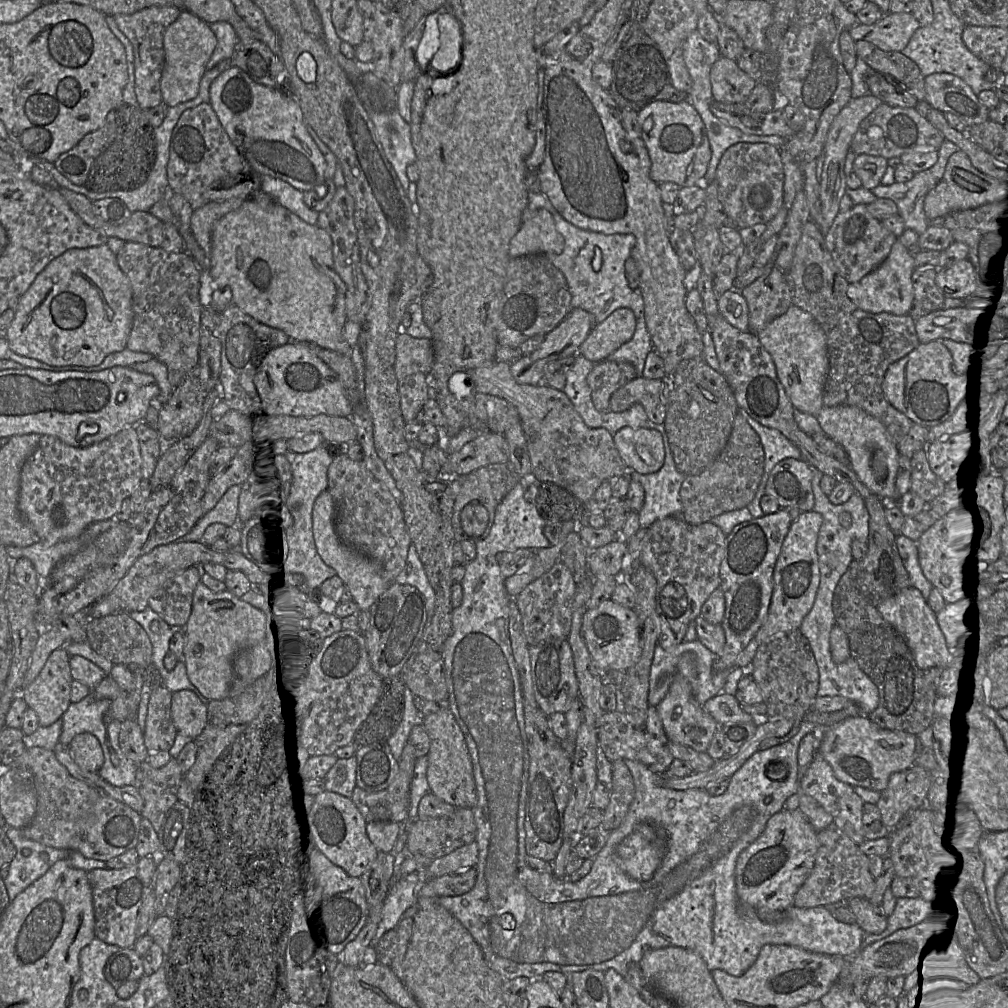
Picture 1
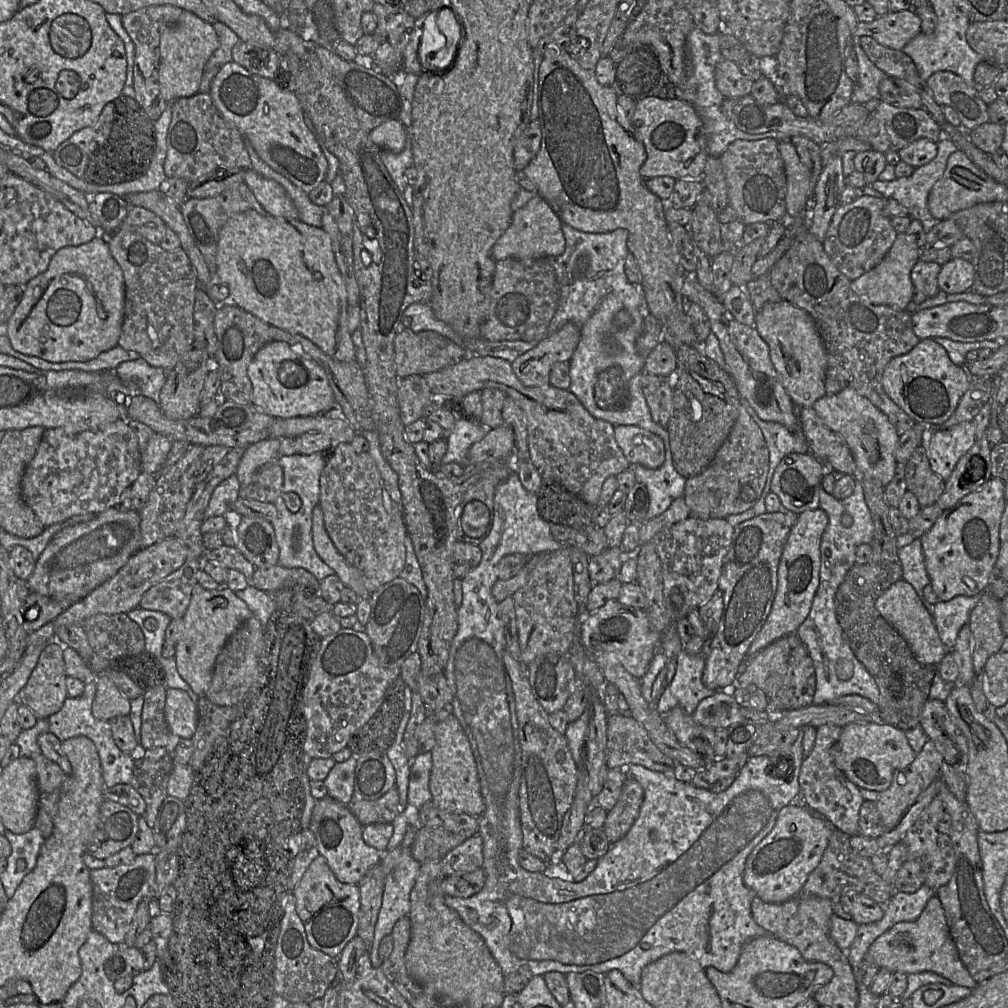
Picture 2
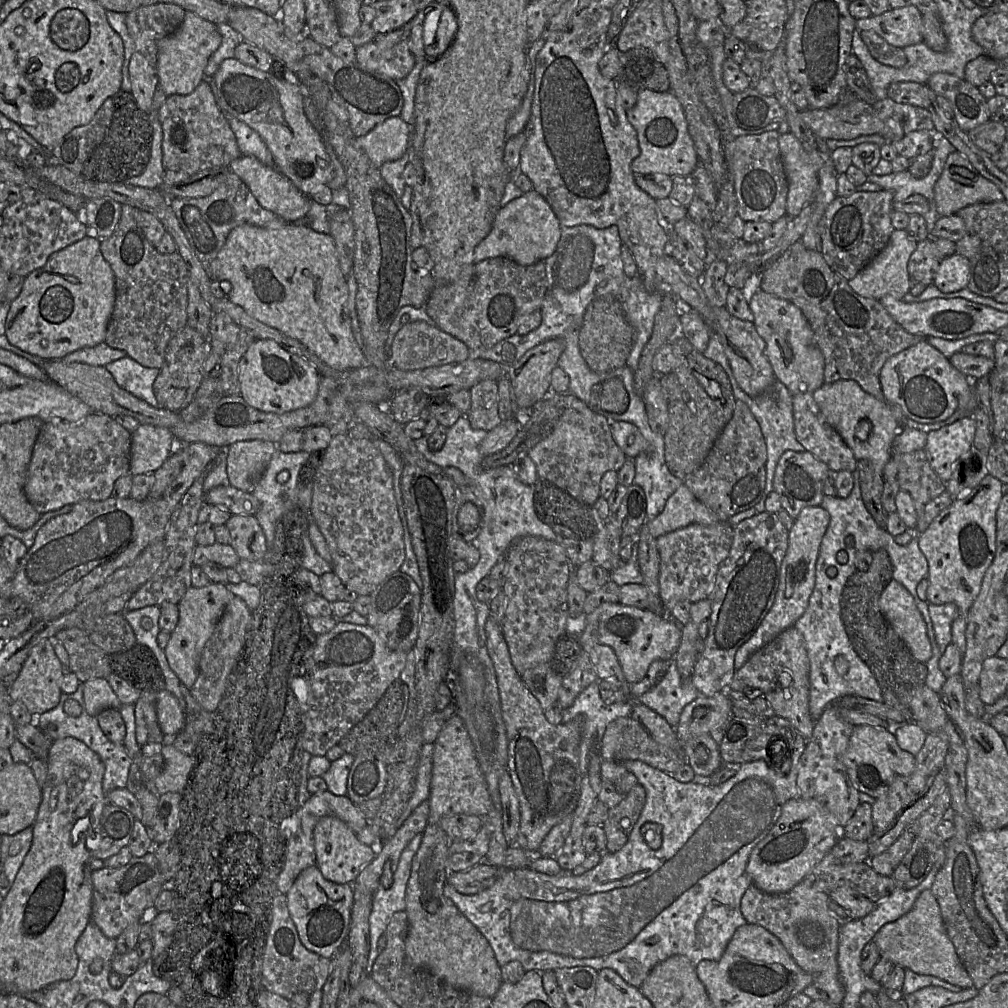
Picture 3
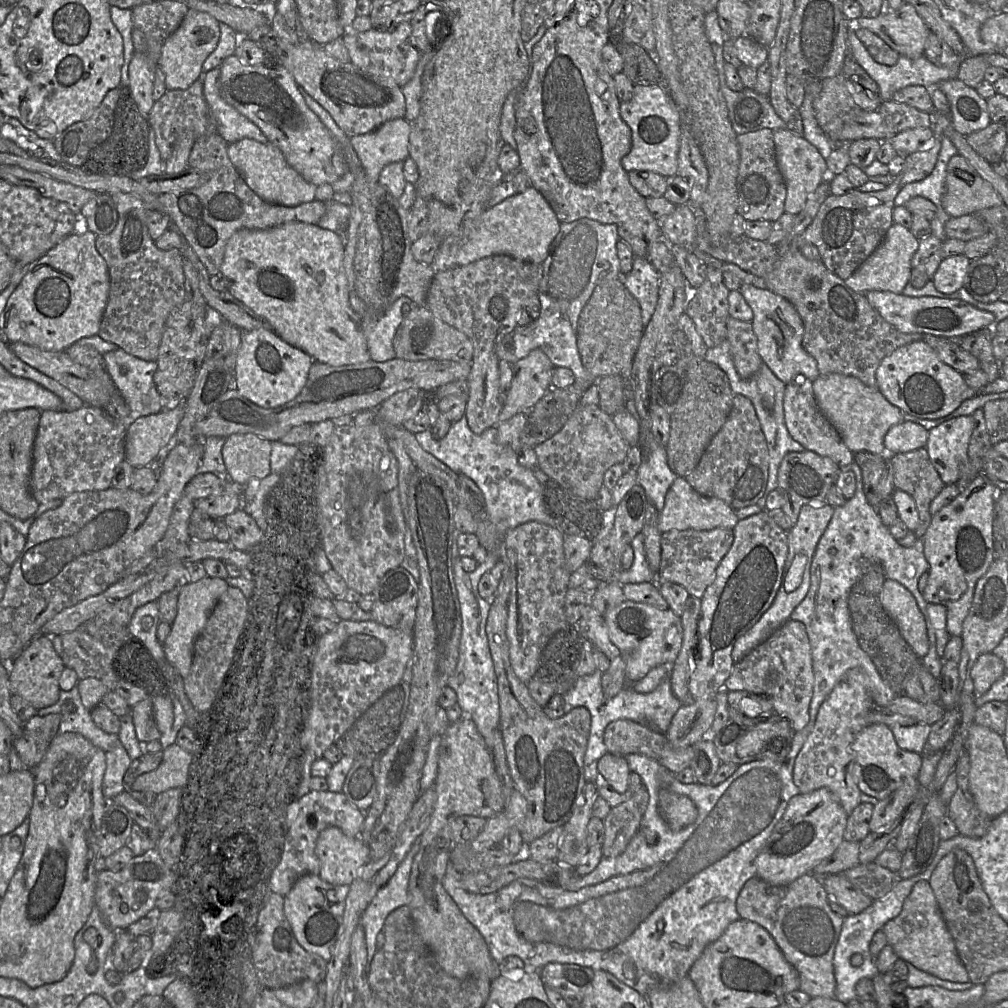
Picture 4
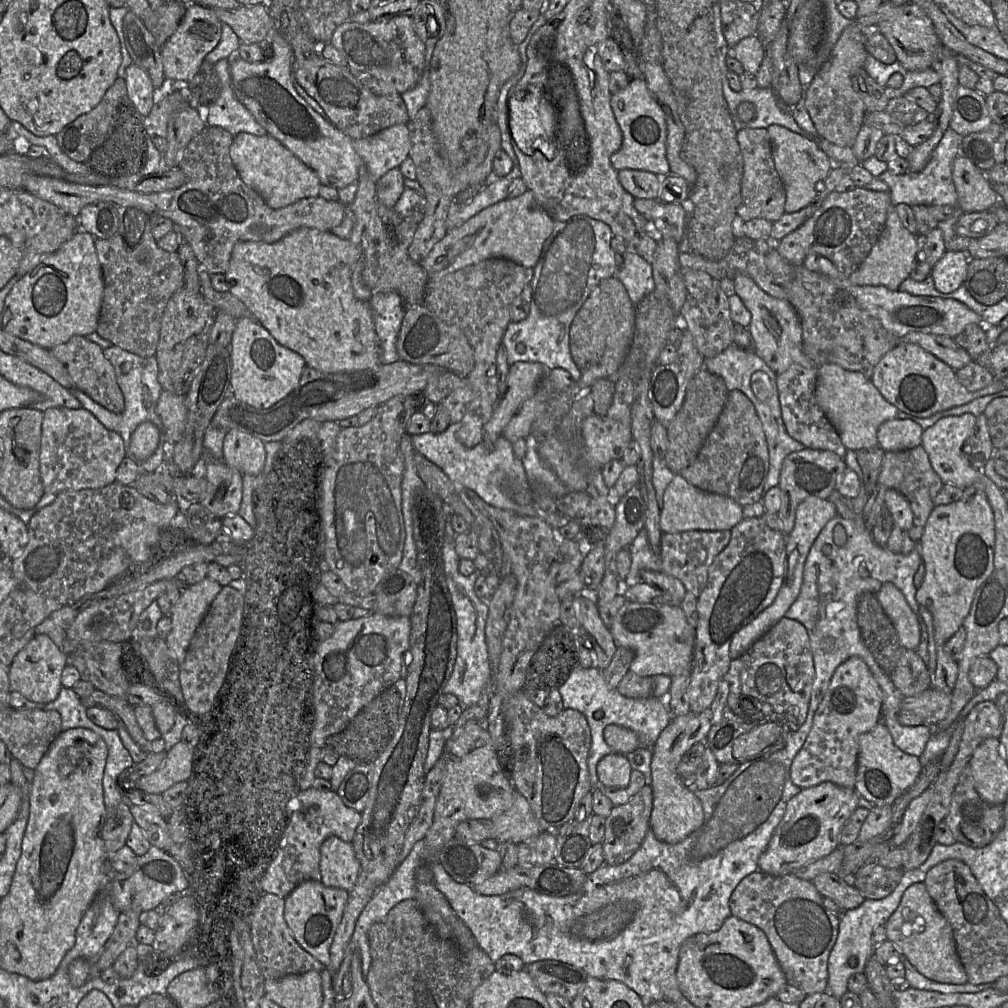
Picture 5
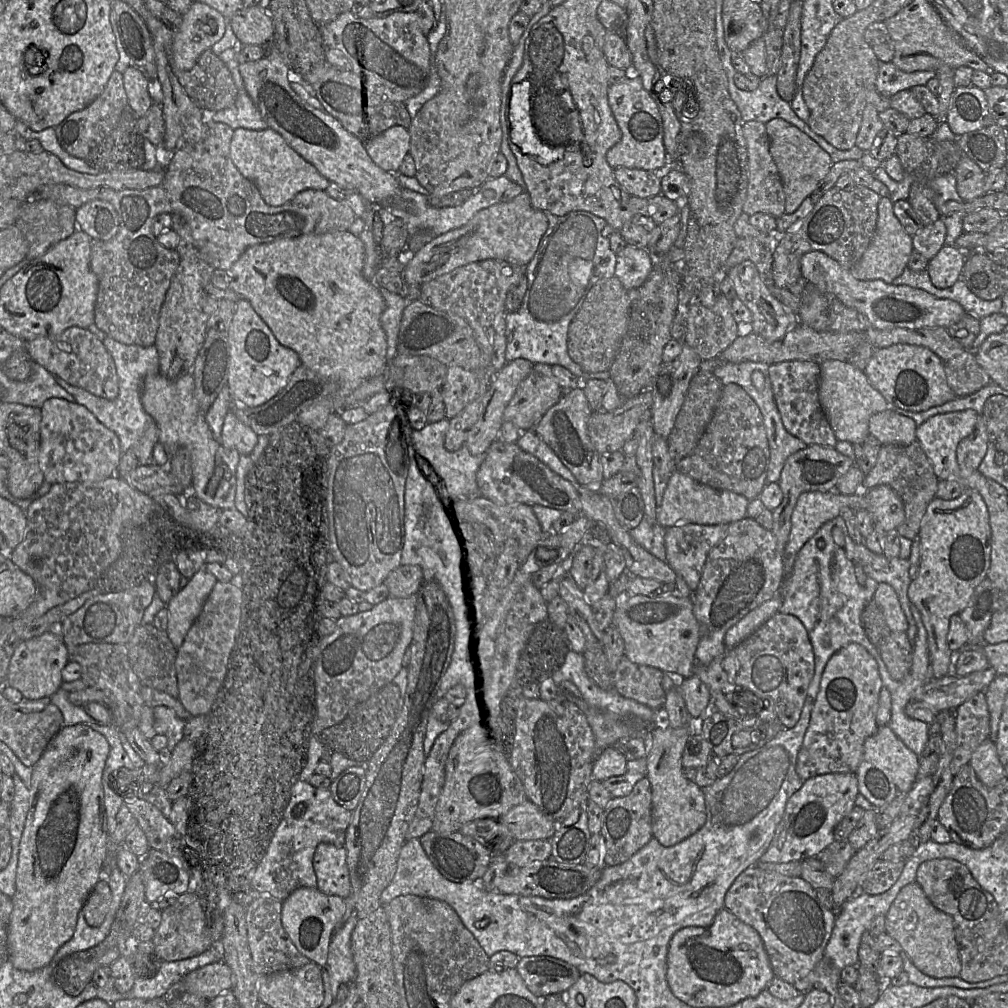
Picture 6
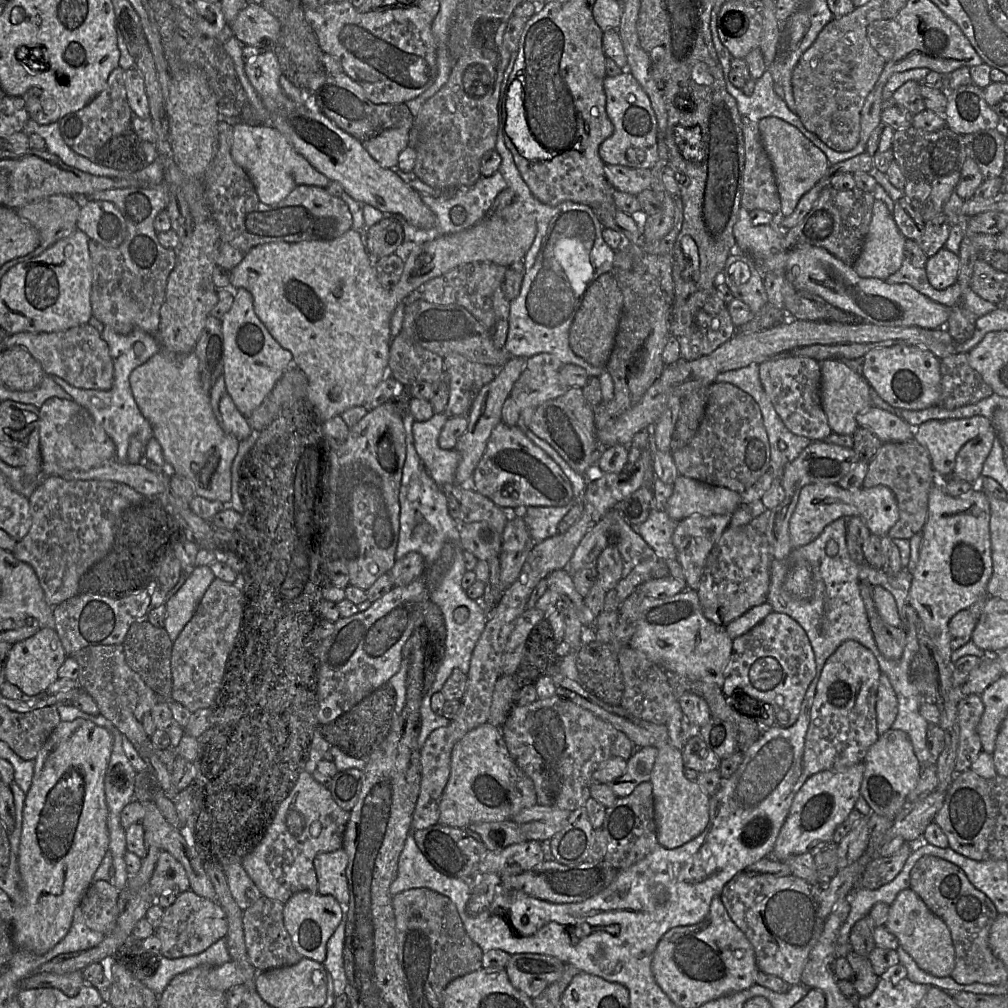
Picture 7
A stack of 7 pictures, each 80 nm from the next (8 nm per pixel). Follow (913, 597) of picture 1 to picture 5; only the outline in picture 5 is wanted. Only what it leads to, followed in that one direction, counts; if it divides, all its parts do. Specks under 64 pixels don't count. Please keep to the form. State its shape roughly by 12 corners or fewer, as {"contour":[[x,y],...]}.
{"contour":[[891,582],[876,598],[901,644],[917,650],[920,626],[903,593]]}

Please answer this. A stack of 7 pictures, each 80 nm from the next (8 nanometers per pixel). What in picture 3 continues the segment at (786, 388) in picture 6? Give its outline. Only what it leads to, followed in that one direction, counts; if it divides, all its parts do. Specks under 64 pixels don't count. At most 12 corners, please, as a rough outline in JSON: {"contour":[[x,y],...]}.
{"contour":[[812,393],[793,395],[796,438],[832,474],[857,460]]}

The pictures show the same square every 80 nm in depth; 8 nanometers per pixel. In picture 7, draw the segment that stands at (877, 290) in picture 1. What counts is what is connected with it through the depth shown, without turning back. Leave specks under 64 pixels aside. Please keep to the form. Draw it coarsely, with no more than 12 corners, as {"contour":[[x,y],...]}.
{"contour":[[875,200],[852,267],[886,280],[905,259],[906,238]]}

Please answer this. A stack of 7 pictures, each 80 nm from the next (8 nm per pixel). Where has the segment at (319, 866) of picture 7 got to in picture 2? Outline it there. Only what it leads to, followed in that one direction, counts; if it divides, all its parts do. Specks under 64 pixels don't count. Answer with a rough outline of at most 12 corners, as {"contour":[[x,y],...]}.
{"contour":[[317,800],[309,827],[342,883],[358,884],[384,852],[365,843],[347,805]]}

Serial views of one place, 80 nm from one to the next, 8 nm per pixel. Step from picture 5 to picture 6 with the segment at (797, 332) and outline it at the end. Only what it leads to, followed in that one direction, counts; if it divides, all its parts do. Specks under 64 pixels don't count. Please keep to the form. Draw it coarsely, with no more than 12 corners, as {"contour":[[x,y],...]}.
{"contour":[[752,262],[726,271],[750,310],[749,330],[768,342],[799,324],[771,295]]}

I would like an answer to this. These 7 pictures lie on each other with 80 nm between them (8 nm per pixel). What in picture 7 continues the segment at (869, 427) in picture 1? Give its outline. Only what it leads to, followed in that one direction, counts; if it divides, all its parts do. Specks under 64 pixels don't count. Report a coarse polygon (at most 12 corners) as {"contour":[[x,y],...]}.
{"contour":[[840,358],[820,362],[820,400],[833,433],[852,436],[870,385]]}

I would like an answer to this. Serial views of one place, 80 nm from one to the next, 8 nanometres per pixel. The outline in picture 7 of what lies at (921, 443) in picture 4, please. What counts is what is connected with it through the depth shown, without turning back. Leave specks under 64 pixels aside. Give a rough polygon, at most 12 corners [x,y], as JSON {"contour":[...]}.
{"contour":[[871,405],[856,417],[882,443],[914,438],[898,415]]}

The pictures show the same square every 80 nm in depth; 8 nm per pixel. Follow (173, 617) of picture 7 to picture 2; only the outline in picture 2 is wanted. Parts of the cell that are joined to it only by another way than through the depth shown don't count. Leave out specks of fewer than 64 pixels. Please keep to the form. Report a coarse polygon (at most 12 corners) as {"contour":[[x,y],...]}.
{"contour":[[227,586],[193,587],[175,645],[198,696],[216,658],[252,616]]}

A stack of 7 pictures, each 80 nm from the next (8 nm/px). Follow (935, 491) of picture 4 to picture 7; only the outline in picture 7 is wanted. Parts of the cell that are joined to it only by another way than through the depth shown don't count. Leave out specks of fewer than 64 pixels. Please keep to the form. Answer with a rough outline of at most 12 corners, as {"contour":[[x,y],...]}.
{"contour":[[913,438],[882,443],[863,487],[893,491],[899,519],[887,536],[923,530],[939,477]]}

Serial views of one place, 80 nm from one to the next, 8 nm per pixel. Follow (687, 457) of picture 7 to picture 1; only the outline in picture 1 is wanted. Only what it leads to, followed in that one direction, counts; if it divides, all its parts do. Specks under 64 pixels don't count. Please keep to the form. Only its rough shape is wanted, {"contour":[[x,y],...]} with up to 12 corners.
{"contour":[[741,411],[716,461],[682,484],[682,518],[746,508],[764,473],[759,435]]}

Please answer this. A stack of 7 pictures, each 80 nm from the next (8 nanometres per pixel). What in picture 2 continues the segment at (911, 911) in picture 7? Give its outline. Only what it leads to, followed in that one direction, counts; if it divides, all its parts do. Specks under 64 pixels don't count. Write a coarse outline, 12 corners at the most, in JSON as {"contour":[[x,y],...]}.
{"contour":[[937,895],[917,920],[876,938],[864,961],[978,984],[960,959]]}

